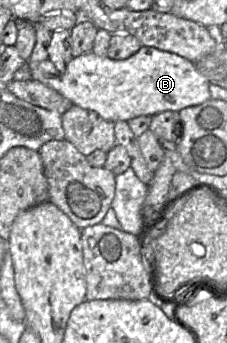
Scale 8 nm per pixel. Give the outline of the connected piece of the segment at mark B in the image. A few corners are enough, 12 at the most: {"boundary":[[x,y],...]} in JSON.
{"boundary":[[150,46],[90,51],[17,79],[47,85],[112,122],[211,99],[193,61]]}

